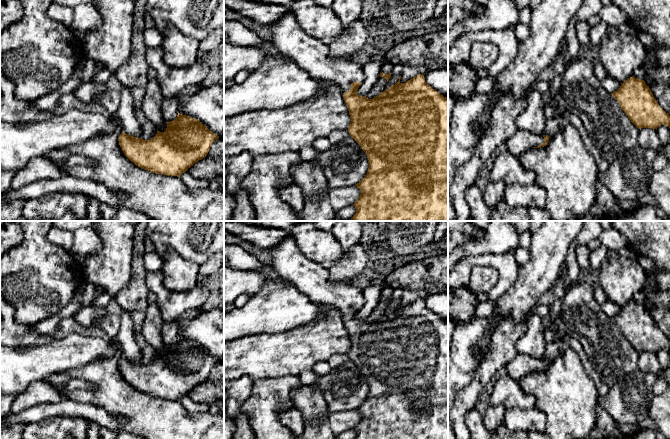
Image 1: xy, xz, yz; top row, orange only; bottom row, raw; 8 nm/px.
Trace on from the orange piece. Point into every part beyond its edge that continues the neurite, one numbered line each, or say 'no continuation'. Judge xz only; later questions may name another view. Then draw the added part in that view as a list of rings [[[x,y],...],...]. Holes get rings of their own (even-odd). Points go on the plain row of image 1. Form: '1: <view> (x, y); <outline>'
1: xz (310, 278); [[[290,233],[277,246],[268,250],[271,257],[270,266],[284,280],[293,283],[299,291],[305,294],[312,302],[323,305],[332,305],[339,309],[342,317],[351,313],[353,306],[364,306],[365,298],[362,289],[352,283],[337,283],[330,278],[329,270],[306,258],[298,249],[293,235]]]

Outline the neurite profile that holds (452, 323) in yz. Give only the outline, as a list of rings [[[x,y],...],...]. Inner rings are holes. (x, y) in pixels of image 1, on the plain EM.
[[[448,317],[448,352],[450,350],[451,347],[451,342],[452,342],[452,338],[453,338],[453,333],[458,325],[458,321],[453,319],[452,317]]]

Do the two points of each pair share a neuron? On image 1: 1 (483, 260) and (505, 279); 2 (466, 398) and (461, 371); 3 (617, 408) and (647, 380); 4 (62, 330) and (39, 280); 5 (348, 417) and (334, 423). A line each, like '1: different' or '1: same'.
1: same
2: different
3: same
4: different
5: same

